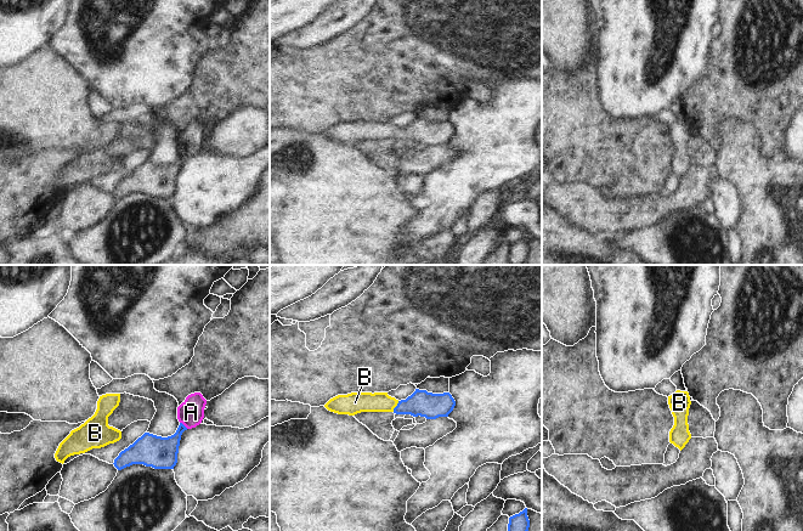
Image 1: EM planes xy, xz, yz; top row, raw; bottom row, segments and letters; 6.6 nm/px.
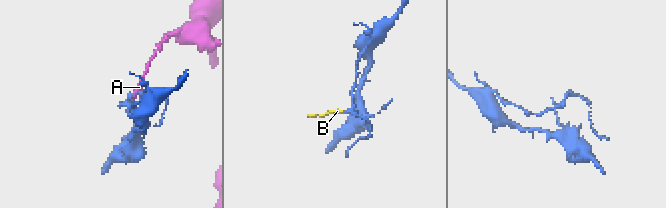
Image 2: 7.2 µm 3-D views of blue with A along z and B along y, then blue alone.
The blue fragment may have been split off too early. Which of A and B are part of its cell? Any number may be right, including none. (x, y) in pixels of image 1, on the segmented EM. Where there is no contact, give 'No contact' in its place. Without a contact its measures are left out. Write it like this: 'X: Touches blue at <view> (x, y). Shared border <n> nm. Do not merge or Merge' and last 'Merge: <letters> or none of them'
A: Touches blue at xy (182, 424). Shared border 70 nm. Do not merge
B: Touches blue at xz (396, 406). Shared border 80 nm. Merge
Merge: B

